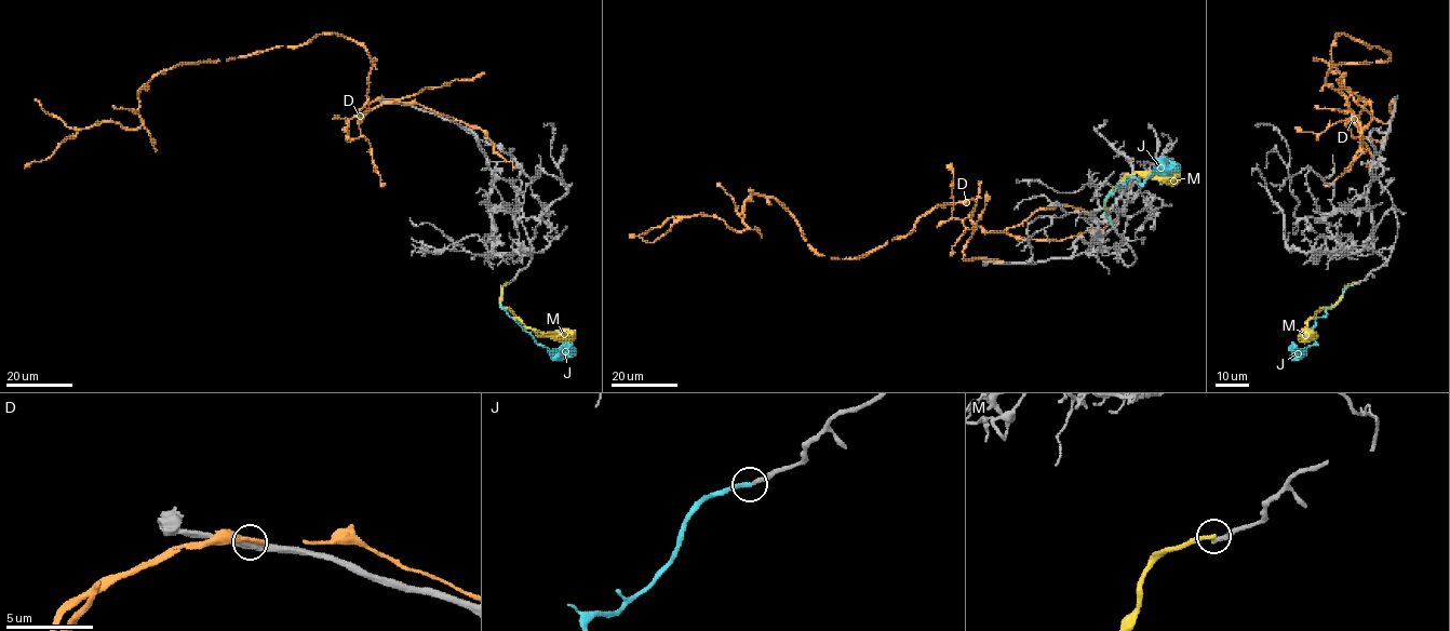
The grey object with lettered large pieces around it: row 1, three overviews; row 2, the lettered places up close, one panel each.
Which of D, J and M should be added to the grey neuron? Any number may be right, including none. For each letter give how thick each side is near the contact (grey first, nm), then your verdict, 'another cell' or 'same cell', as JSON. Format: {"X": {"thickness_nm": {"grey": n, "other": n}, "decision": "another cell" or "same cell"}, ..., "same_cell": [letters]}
{"D": {"thickness_nm": {"grey": 320, "other": 440}, "decision": "another cell"}, "J": {"thickness_nm": {"grey": 200, "other": 280}, "decision": "same cell"}, "M": {"thickness_nm": {"grey": 260, "other": 320}, "decision": "another cell"}, "same_cell": ["J"]}

